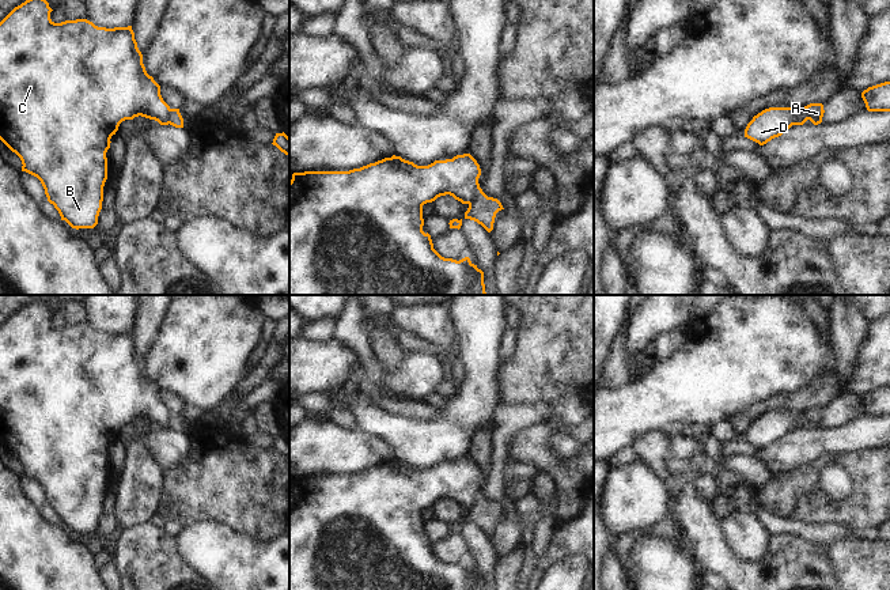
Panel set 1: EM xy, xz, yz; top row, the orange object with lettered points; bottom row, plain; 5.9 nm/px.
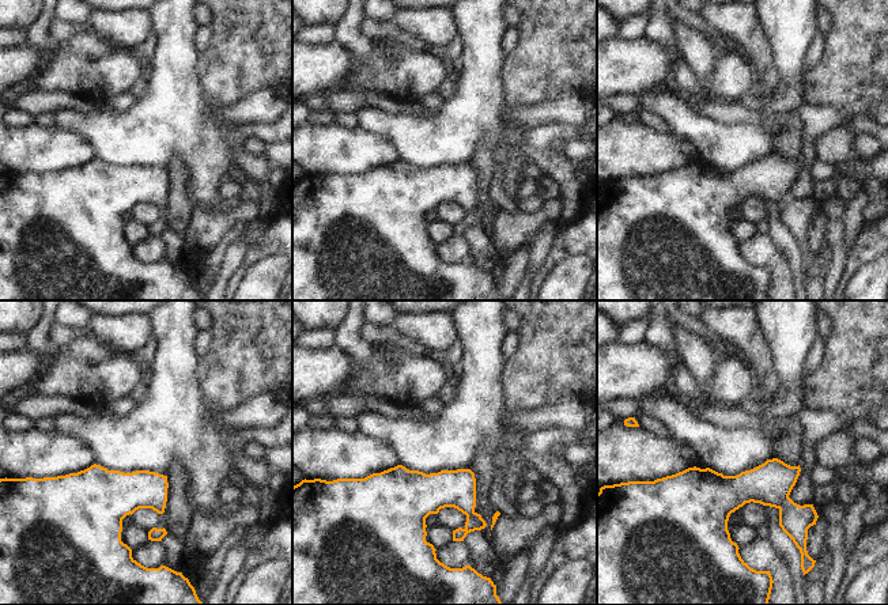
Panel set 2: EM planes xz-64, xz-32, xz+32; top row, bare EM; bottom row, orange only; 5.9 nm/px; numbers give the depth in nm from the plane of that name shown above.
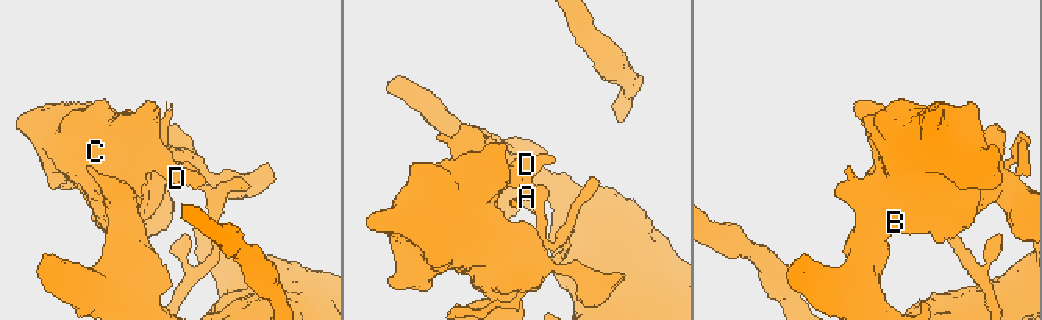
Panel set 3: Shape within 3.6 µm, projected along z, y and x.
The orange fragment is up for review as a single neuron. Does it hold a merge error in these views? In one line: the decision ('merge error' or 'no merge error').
merge error

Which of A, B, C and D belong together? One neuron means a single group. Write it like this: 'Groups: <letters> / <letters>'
Groups: A / B C D.

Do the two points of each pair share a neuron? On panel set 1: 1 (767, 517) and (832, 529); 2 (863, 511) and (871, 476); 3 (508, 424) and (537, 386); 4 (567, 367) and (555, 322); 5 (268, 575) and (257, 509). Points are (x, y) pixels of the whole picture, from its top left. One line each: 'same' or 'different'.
1: same
2: same
3: different
4: same
5: different

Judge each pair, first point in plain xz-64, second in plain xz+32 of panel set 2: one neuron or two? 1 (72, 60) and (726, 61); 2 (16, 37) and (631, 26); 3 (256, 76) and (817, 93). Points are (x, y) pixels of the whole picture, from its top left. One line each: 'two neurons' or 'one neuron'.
1: one neuron
2: one neuron
3: one neuron

